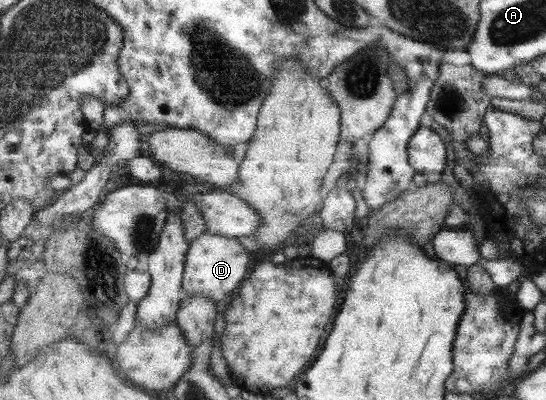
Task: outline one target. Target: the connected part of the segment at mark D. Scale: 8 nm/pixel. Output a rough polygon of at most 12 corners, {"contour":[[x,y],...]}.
{"contour":[[206,232],[189,247],[187,296],[225,300],[251,258],[236,238]]}

